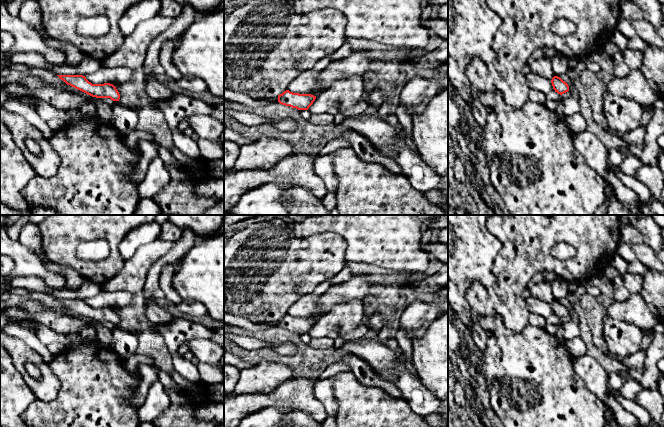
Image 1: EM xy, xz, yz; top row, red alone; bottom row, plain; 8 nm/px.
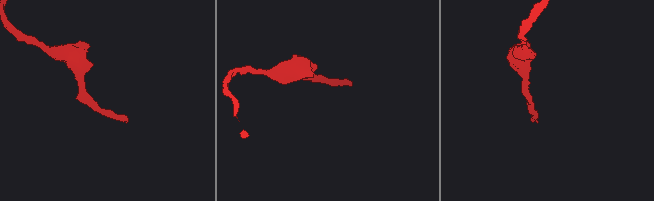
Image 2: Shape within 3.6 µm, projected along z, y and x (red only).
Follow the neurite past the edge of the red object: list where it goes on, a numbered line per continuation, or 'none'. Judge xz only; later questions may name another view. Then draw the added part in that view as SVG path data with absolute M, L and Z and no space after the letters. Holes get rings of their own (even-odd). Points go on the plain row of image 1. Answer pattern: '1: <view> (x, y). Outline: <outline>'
none

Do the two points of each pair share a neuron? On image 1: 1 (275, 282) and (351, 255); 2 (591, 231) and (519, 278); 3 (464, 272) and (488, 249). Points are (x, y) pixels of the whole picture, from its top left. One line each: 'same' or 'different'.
1: different
2: same
3: same

